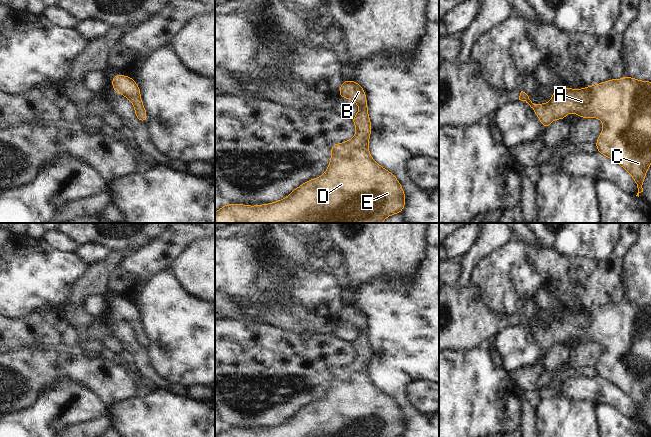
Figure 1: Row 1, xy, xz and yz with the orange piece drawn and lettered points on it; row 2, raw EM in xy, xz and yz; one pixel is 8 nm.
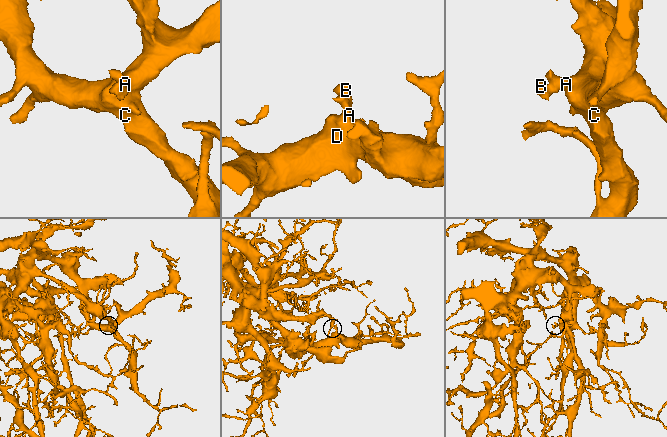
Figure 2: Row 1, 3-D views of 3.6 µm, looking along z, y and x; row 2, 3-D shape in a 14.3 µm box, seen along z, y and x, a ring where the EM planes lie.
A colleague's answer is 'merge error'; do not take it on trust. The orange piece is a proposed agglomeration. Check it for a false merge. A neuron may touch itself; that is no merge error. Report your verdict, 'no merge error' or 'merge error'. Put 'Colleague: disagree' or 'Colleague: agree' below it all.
no merge error
Colleague: disagree

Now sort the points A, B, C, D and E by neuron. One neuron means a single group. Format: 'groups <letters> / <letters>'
groups A B C D E

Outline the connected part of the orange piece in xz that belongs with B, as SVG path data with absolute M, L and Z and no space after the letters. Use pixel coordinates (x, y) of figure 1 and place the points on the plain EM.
M345 304L340 309L339 321L359 329L359 336L351 342L356 358L348 365L331 369L331 384L322 400L301 408L279 425L255 430L225 428L215 437L402 437L406 420L400 406L369 377L371 345L365 314L354 304Z

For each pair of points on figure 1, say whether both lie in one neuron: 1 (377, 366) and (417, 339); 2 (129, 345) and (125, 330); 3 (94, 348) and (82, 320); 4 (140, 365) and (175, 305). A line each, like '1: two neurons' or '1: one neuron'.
1: one neuron
2: one neuron
3: one neuron
4: two neurons

